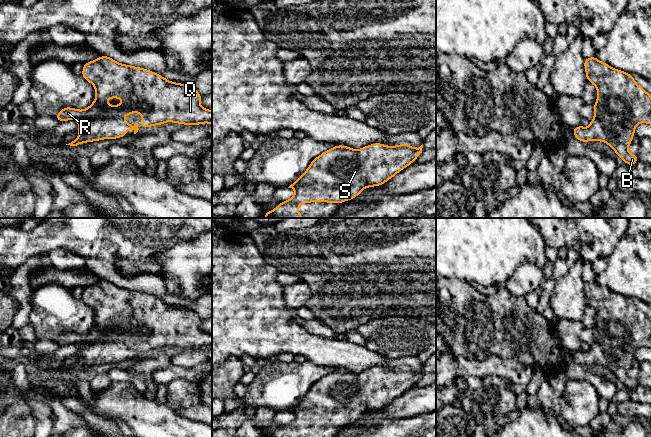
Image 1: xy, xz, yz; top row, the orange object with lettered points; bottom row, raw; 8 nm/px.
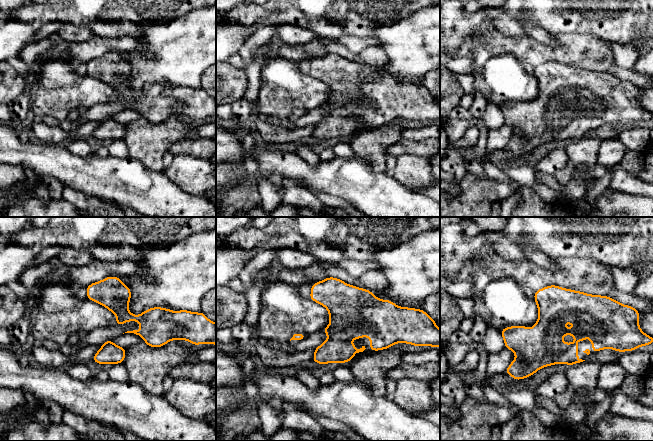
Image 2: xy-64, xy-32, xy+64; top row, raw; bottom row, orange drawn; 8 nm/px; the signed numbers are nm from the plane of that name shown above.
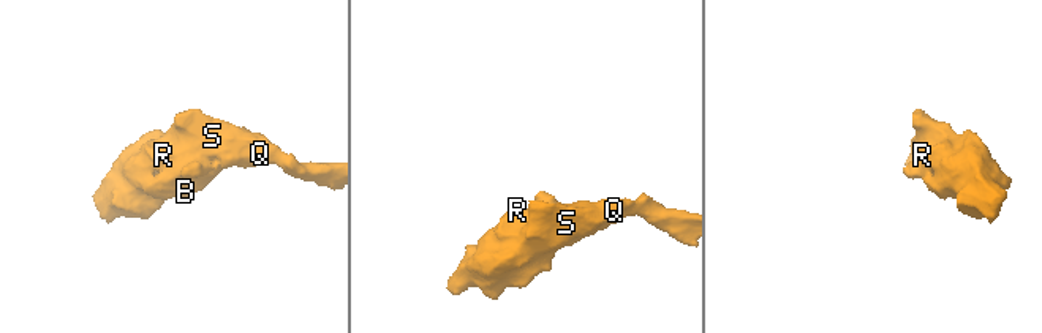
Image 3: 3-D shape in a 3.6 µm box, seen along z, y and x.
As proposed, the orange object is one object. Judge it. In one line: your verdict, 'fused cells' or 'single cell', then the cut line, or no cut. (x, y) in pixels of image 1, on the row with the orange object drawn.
single cell | no cut

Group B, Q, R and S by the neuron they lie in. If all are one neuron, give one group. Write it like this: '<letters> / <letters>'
B Q R S

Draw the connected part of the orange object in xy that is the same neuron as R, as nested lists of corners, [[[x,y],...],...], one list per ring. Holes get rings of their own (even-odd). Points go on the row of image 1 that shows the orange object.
[[[102,55],[83,64],[81,75],[95,87],[96,99],[84,110],[64,107],[55,116],[59,122],[80,121],[76,129],[79,136],[66,145],[122,138],[132,128],[136,134],[138,123],[132,127],[122,119],[132,113],[142,115],[141,128],[165,122],[212,124],[212,110],[200,105],[202,95],[196,89],[171,82],[148,69],[121,64]],[[109,98],[120,98],[123,104],[108,104],[105,100]]]

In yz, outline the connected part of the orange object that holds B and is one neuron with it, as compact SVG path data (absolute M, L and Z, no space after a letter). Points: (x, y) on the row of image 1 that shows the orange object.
M595 56L585 58L584 67L587 81L596 86L597 101L590 125L573 128L574 138L583 143L602 141L628 166L636 164L638 156L631 154L628 146L636 125L651 125L651 95L636 83L632 74L614 69Z

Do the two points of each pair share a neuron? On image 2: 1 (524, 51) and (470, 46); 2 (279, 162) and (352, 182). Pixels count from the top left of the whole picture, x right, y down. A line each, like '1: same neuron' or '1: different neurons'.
1: same neuron
2: same neuron

